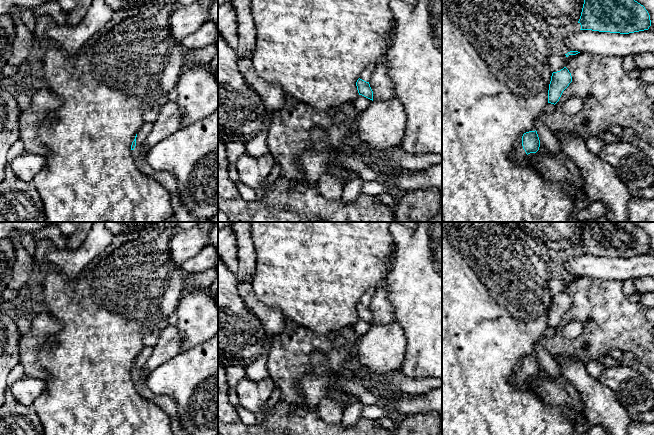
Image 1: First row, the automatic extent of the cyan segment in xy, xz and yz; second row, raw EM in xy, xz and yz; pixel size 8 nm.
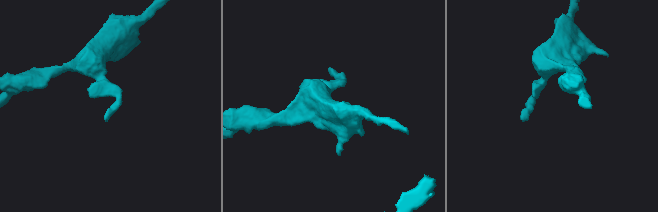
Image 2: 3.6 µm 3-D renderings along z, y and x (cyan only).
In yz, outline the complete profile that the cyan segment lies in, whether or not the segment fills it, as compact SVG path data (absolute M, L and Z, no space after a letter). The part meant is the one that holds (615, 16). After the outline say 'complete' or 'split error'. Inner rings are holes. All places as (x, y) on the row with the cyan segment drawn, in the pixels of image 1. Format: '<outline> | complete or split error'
M584 0L580 30L629 34L648 30L650 15L635 0Z | complete

